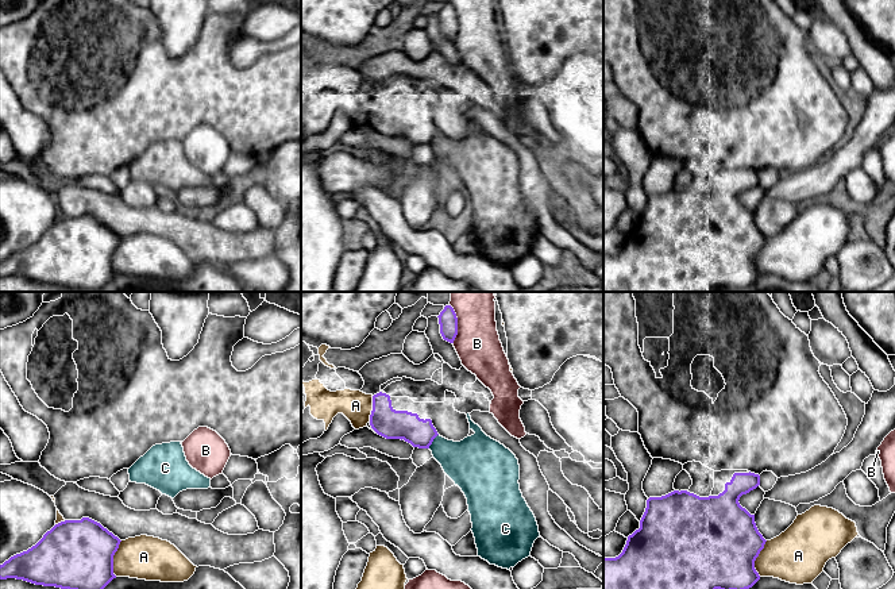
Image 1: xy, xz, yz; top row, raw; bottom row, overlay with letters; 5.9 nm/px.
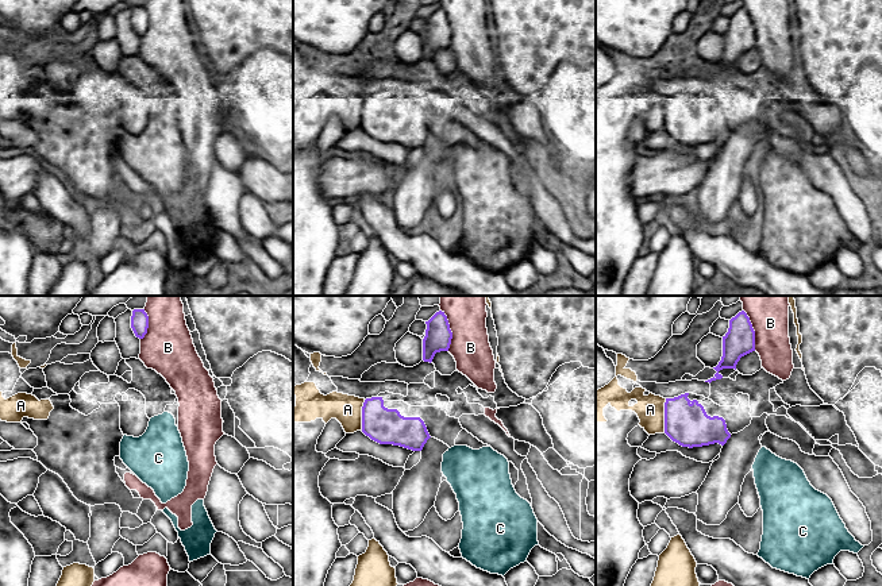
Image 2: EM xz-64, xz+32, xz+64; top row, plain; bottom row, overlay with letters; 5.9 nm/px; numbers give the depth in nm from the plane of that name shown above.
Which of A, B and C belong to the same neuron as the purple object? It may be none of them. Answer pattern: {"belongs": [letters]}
{"belongs": []}

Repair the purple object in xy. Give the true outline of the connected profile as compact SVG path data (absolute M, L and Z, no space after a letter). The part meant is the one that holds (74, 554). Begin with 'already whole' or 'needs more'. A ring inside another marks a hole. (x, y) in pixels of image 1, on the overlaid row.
already whole; M89 517L65 520L47 531L35 546L0 565L0 580L16 578L61 589L104 589L116 578L113 555L120 542L117 536Z

